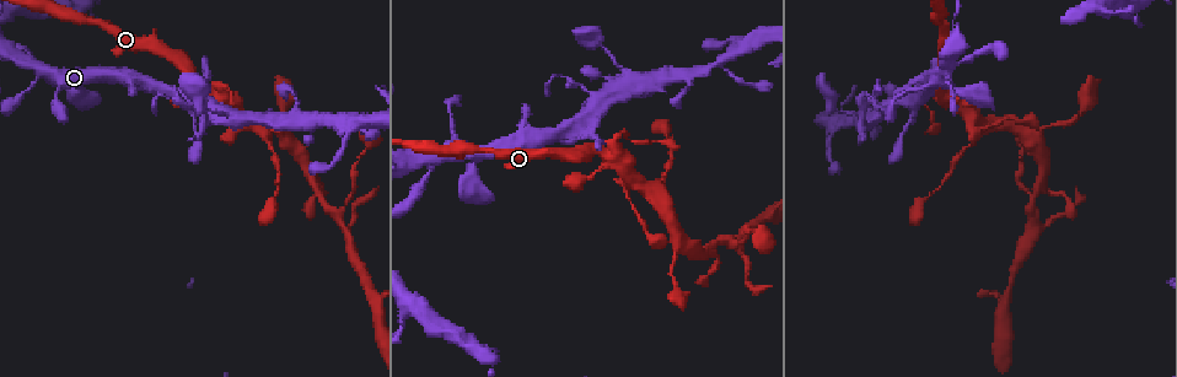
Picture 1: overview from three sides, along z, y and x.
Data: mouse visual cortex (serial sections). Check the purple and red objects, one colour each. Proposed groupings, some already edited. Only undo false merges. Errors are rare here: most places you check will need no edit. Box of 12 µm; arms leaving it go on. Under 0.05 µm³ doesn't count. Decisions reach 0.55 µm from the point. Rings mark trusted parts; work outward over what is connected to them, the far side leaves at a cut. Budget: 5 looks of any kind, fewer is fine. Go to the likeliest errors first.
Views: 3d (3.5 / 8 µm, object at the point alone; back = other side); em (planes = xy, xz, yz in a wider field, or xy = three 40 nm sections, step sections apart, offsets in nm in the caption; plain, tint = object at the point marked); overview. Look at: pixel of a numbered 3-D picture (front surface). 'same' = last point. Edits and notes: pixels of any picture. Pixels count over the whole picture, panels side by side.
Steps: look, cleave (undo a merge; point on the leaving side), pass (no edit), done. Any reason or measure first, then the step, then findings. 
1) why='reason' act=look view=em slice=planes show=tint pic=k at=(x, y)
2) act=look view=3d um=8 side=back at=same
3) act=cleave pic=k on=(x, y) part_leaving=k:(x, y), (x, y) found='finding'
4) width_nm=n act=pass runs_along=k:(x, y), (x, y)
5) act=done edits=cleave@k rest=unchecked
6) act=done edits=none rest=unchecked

why='calibre changes' act=look view=3d um=3.5 pic=1 at=(729, 56)

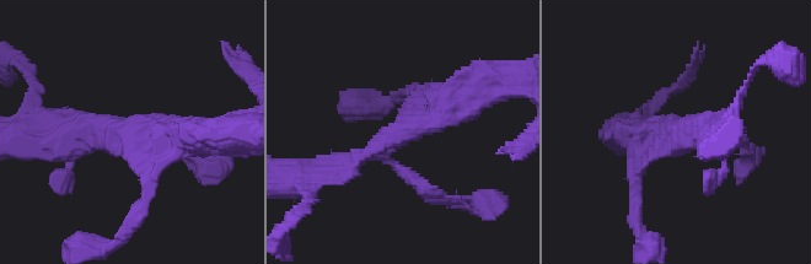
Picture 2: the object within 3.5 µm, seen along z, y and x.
arms=4 arm_widths_nm=150,150,350,350 act=look view=em slice=xy step=3 show=tint pic=2 at=(674, 134)

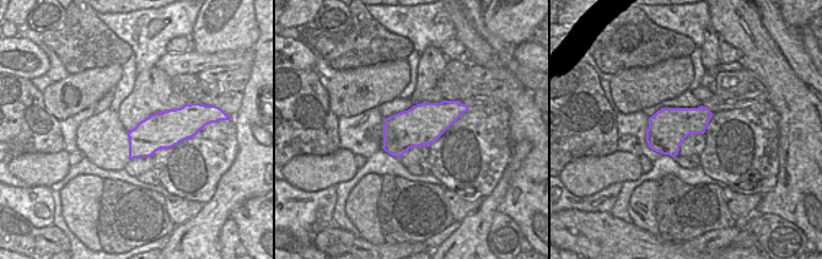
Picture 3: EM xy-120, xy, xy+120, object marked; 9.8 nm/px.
act=look view=em slice=planes show=tint at=same

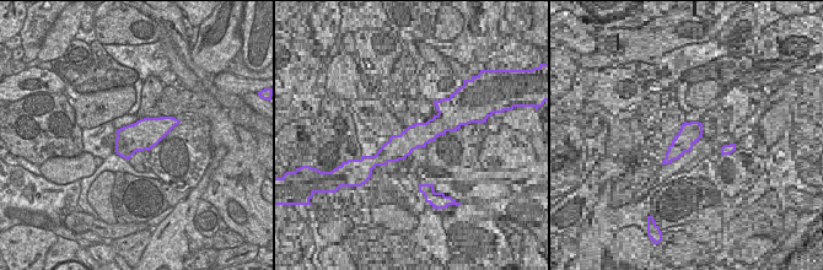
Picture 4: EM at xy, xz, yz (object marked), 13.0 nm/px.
act=pass runs_along=2:(332, 168), (468, 93) found='continuous, no second cell'

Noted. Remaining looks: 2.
why='thick turns thin' act=look view=3d um=3.5 pic=1 at=(622, 133)

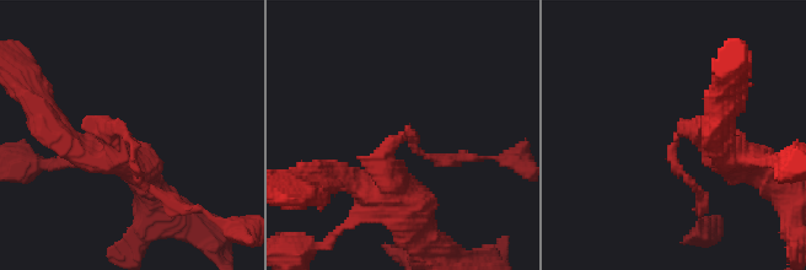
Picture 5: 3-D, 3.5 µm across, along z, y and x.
arm_widths_nm=100,400 why='now the EM' act=look view=em slice=xy step=3 show=tint pic=5 at=(126, 132)

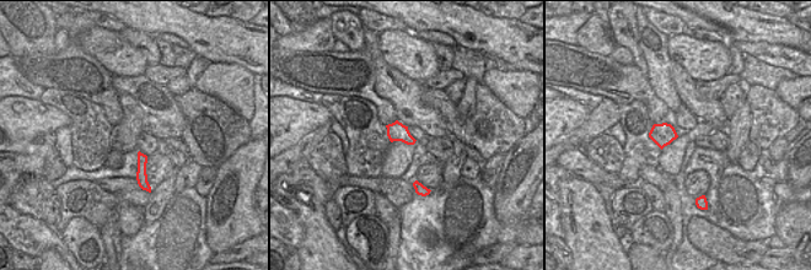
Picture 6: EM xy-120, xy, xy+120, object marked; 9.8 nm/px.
act=pass runs_along=6:(140, 156), (141, 181), (146, 187) found='one cell here'

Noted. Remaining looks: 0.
act=done edits=none rest=unchecked

